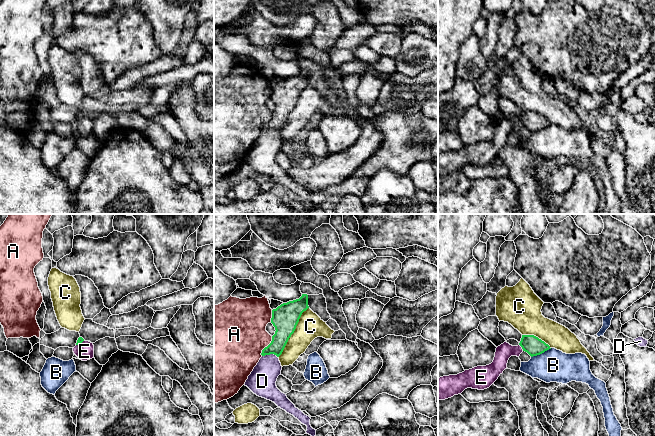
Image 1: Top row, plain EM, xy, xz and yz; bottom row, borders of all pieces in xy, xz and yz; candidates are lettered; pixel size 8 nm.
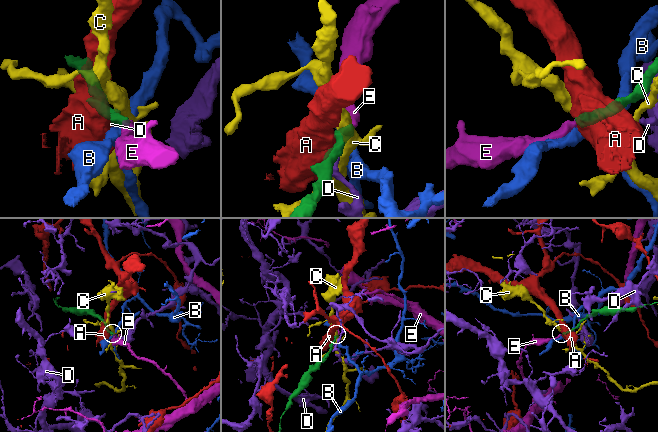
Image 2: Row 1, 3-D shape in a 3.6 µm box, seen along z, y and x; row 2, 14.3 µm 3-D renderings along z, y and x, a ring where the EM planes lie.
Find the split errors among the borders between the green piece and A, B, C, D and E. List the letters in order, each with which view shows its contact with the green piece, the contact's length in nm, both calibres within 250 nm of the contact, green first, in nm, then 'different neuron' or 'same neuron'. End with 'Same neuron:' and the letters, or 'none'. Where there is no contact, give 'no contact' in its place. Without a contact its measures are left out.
A: xz | 180 nm | 200/460 nm | different neuron
B: yz | 180 nm | 150/260 nm | different neuron
C: xz | 480 nm | 220/200 nm | different neuron
D: xz | 130 nm | 160/220 nm | different neuron
E: yz | 70 nm | 150/130 nm | same neuron
Same neuron: E

